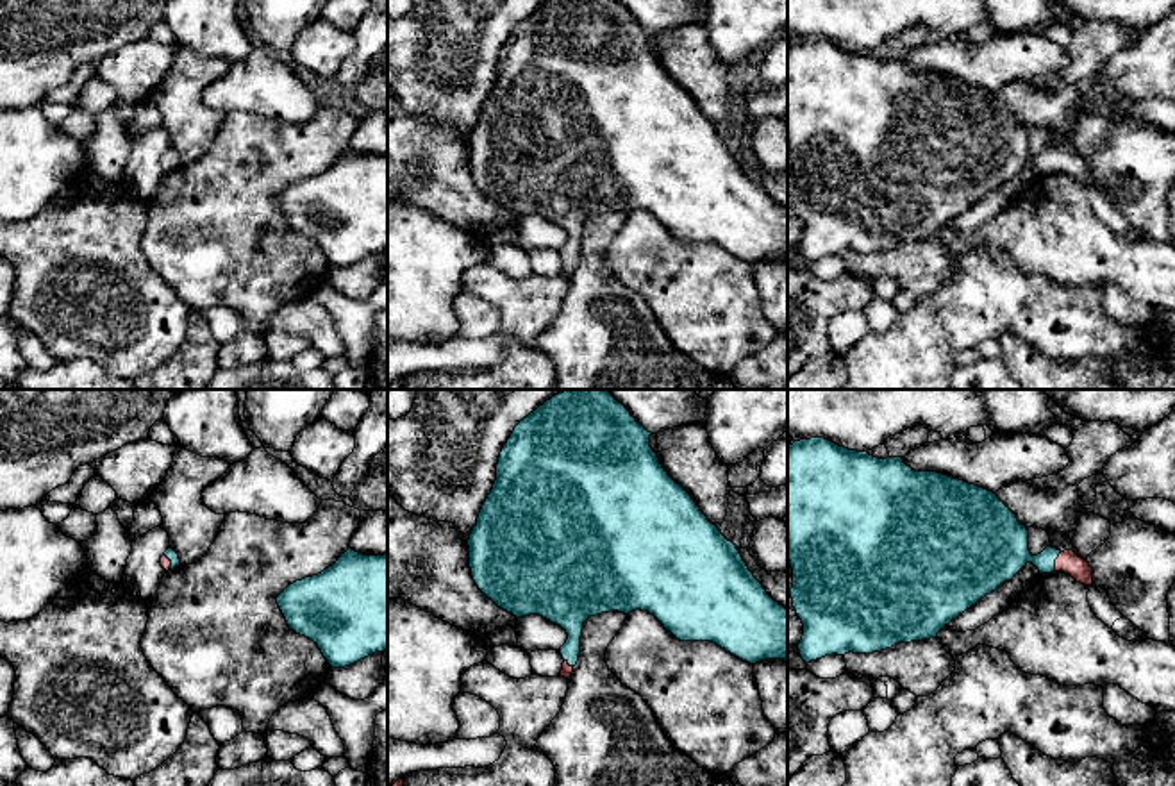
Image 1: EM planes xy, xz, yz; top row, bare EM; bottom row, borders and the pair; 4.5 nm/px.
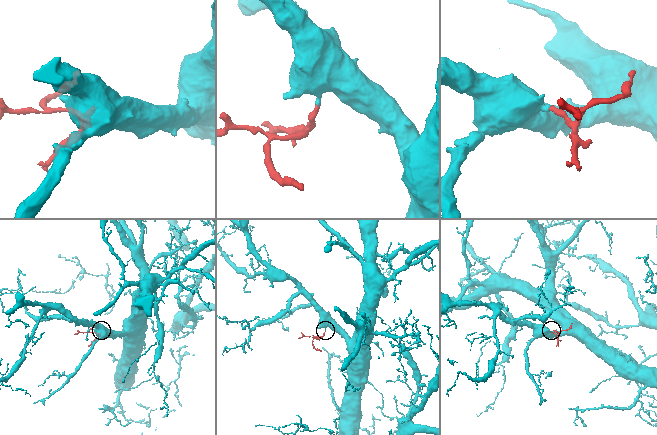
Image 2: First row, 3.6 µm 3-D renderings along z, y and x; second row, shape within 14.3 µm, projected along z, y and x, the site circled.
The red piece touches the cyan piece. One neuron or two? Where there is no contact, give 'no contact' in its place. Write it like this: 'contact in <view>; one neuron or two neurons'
contact in yz; one neuron

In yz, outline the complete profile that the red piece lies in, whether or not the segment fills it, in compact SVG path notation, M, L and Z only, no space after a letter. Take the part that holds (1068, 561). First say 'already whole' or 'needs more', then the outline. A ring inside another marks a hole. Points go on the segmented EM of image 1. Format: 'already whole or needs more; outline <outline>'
needs more; outline M825 438L800 439L788 447L788 547L793 607L804 623L798 650L805 663L832 654L873 654L898 643L936 638L1027 563L1039 573L1064 572L1077 582L1093 586L1093 568L1073 550L1061 552L1050 545L1032 556L1027 527L996 493L938 472L914 472L902 457L879 459Z

